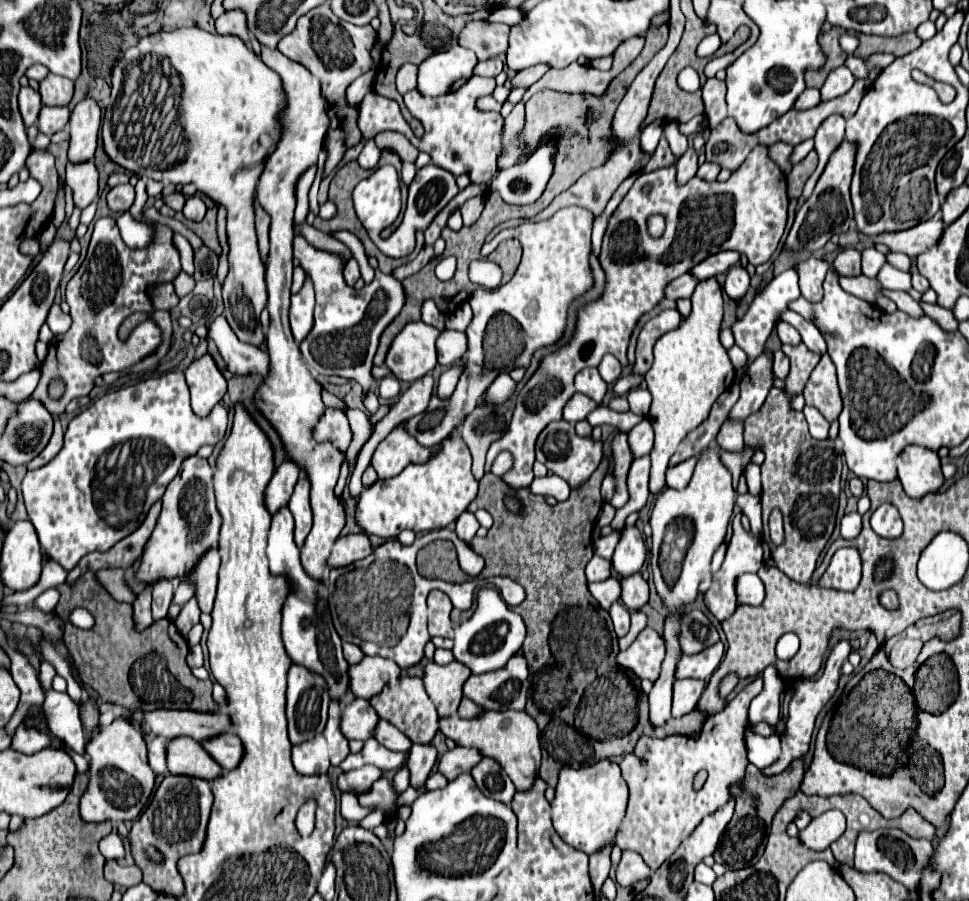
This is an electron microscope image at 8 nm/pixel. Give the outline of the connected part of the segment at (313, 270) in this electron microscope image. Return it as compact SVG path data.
M300 235L294 239L294 257L312 279L316 293L314 327L300 343L300 353L308 369L324 377L338 375L346 379L356 379L364 389L374 387L374 377L370 371L378 339L404 305L404 291L400 281L376 269L376 279L370 285L364 285L360 291L354 291L344 283L343 270L346 263L332 253L312 247Z

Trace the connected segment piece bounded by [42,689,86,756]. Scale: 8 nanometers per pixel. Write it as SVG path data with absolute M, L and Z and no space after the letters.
M54 689L44 691L44 713L48 721L48 729L52 735L62 739L66 745L70 745L76 753L86 755L83 724L80 721L80 709L78 705L66 695L58 693Z

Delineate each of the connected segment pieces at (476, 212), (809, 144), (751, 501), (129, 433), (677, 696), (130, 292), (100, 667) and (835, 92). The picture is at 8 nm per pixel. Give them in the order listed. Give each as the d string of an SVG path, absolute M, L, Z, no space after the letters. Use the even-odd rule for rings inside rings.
M480 195L480 197L474 197L474 199L468 199L468 201L460 207L462 217L464 217L464 225L472 225L472 223L480 217L482 209L484 209L484 197L482 197L482 195Z
M812 139L802 141L800 145L796 145L796 147L794 147L794 151L792 151L792 165L794 165L794 163L798 163L798 161L802 161L802 159L812 151L812 147L814 147L814 141L812 141Z
M738 495L736 503L740 505L742 513L748 515L750 525L752 525L752 533L756 533L756 537L762 537L762 507L760 507L760 497L756 495Z
M182 371L149 376L138 385L110 391L94 401L70 421L60 453L44 467L28 471L22 481L28 517L48 557L70 571L84 555L108 551L116 541L128 537L128 533L142 525L152 503L164 495L166 485L176 477L180 463L186 457L196 455L202 445L216 445L226 435L226 427L228 411L222 405L216 405L208 419L200 419L192 413L190 393Z
M676 679L672 685L672 717L682 717L694 711L704 687L706 681L700 679Z
M102 217L96 221L88 255L66 285L66 301L70 305L72 327L64 333L64 339L54 337L50 341L48 357L42 363L42 379L32 393L32 397L42 401L52 415L60 415L72 399L88 395L94 387L96 377L104 373L124 371L144 357L156 353L156 349L160 347L162 331L152 317L146 323L140 323L126 341L118 339L118 327L128 315L136 311L152 315L152 299L148 287L172 281L182 271L180 255L172 241L174 231L160 223L154 223L154 229L156 237L152 237L152 245L148 245L148 249L130 249L124 245L112 217ZM54 377L64 381L64 393L60 399L52 399L48 395L48 387Z
M92 571L84 573L74 585L64 583L64 585L58 585L56 589L60 591L60 601L54 611L66 623L62 641L68 649L68 653L72 655L82 681L88 687L92 687L102 701L118 703L122 707L130 707L130 709L138 711L142 707L142 703L140 703L138 695L132 691L130 681L128 681L132 661L138 661L140 657L144 657L144 653L158 653L164 657L164 661L176 661L176 669L180 669L180 677L176 677L176 685L180 685L180 693L184 693L184 701L180 701L180 709L202 711L202 713L218 711L218 703L212 699L212 681L200 681L192 675L190 667L186 665L188 643L186 643L186 639L180 637L180 633L174 629L174 625L170 625L170 621L156 621L144 633L136 633L134 623L132 623L132 607L128 603L114 601L102 589L102 585L96 581ZM74 607L86 607L94 615L96 625L88 631L74 627L68 621L68 615Z
M836 67L834 73L832 73L832 75L824 81L824 85L820 87L820 95L822 95L822 97L820 97L820 103L844 95L844 93L852 87L854 81L856 81L856 77L850 73L850 69L846 69L846 67Z

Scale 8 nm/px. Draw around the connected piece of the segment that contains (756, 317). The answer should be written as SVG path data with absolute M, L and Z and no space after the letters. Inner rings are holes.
M788 269L784 273L780 273L778 277L774 277L768 287L764 289L762 295L754 297L752 305L748 307L746 315L742 319L738 319L734 325L732 325L732 335L736 339L736 345L742 347L746 353L748 353L748 365L764 351L764 343L770 335L770 331L774 329L774 325L778 323L778 315L788 307L790 301L794 301L801 296L801 291L798 284L798 275L794 269Z

